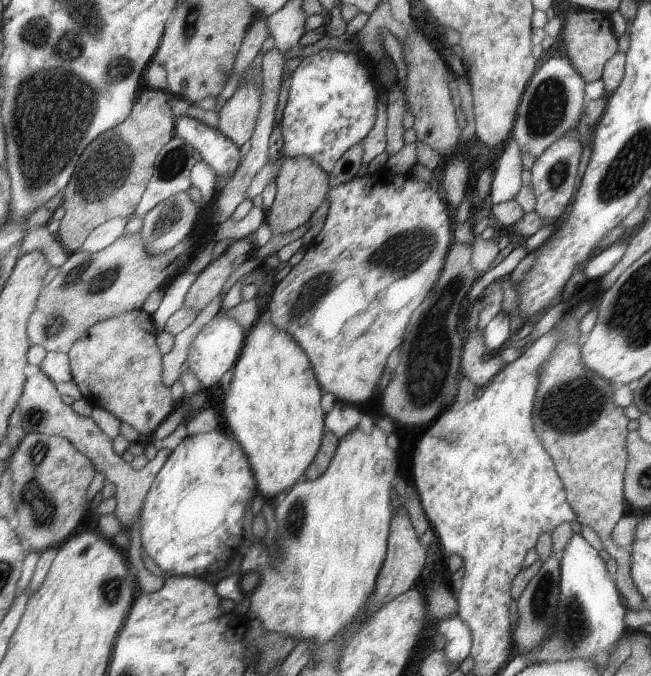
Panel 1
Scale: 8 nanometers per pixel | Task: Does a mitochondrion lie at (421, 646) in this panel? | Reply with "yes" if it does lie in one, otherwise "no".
no

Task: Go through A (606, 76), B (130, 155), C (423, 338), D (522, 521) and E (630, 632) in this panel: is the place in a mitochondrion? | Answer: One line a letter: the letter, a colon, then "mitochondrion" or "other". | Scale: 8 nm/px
A: other
B: mitochondrion
C: mitochondrion
D: other
E: other

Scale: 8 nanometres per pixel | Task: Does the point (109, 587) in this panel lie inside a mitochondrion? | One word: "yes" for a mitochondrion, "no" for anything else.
yes

